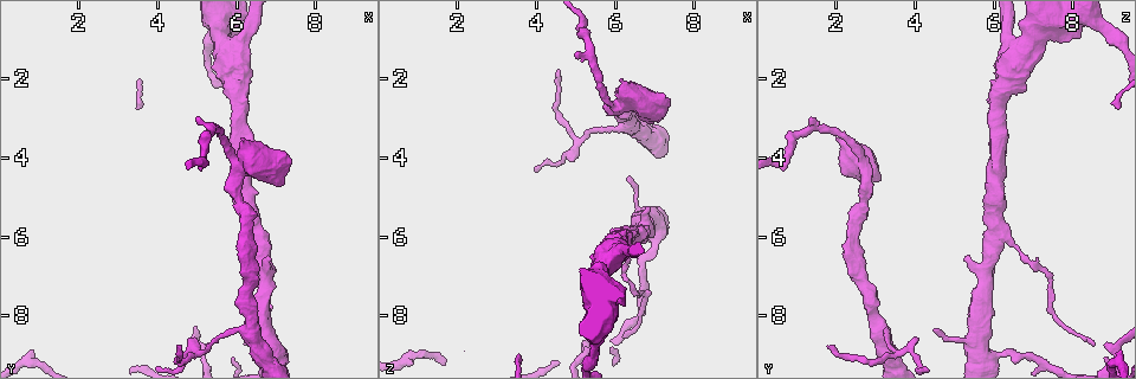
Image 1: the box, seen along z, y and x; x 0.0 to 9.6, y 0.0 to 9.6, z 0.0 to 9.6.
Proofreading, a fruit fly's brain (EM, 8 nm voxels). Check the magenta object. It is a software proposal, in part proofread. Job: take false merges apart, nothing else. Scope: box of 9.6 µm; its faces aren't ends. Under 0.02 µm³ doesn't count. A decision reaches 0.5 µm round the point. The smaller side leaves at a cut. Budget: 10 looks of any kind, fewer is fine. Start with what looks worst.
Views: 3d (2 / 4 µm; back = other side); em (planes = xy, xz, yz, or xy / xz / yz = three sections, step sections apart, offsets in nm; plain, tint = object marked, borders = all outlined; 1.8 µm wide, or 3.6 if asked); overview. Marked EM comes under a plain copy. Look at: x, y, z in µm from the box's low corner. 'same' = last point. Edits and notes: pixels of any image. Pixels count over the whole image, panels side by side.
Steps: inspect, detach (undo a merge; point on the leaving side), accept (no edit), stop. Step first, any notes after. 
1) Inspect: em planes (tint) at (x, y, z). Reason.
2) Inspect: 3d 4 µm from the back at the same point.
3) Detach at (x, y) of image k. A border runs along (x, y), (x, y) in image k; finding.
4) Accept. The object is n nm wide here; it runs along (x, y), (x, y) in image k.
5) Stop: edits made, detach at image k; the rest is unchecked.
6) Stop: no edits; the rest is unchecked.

Inspect: 3d 4 µm at (6.20, 4.15, 2.70). Four arms meet.

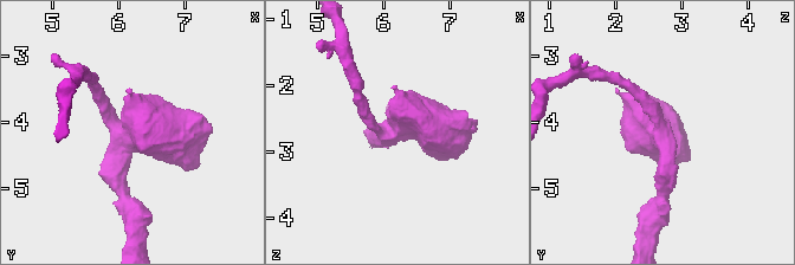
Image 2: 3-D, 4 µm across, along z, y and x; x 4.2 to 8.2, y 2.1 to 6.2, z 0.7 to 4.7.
Inspect: em 3.6 µm xy step 4 (tint) at (6.20, 4.20, 2.65). 4 arms meet here; need the tissue.

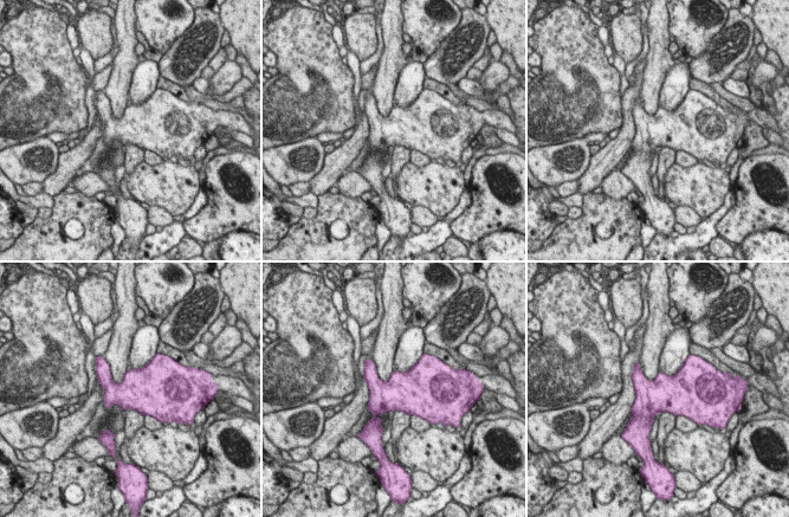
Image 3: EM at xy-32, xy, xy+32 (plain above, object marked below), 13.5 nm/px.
Inspect: em 3.6 µm planes (tint) at the same point.

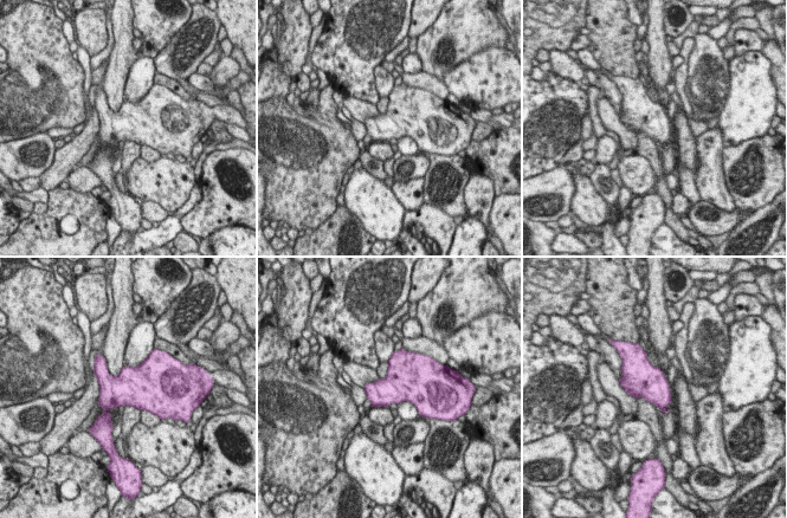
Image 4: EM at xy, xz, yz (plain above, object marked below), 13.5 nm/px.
Accept. One cell here.

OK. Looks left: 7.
Inspect: em xy step 16 (tint) at (6.55, 7.10, 7.45). Narrows sharply.

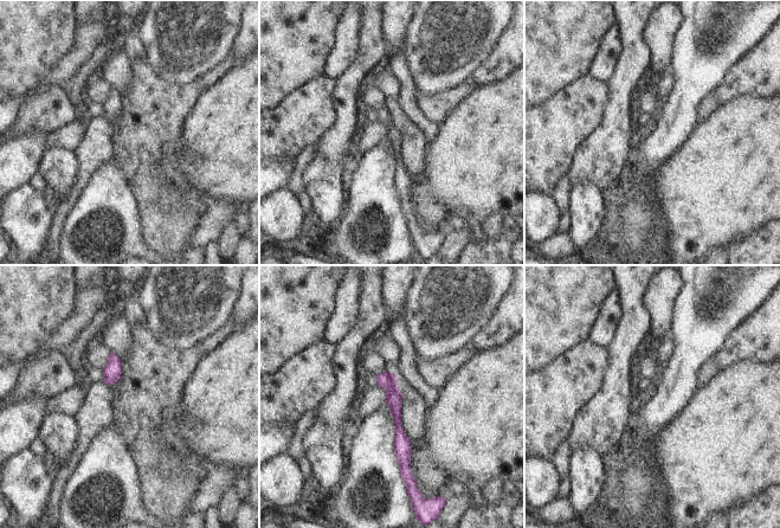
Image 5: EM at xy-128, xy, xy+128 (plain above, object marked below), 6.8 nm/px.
Accept. It runs along (386, 374), (393, 392), (405, 468) in image 5; one cell here.

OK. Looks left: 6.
Inspect: em 3.6 µm xz step 4 (borders) at (6.75, 8.50, 5.55). Sudden change in width.

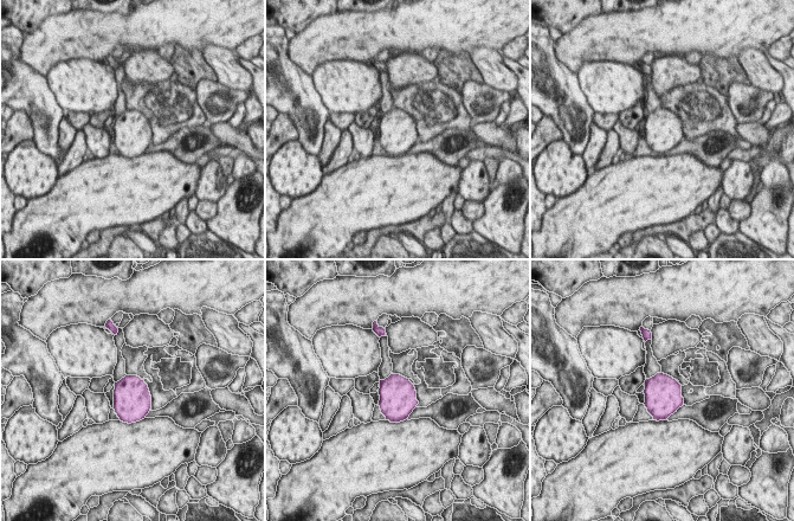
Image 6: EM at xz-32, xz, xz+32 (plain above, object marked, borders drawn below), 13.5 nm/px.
Accept. All the same cell.

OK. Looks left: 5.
Inspect: em yz step 16 (borders) at (6.50, 5.85, 6.05). Thick turns thin.

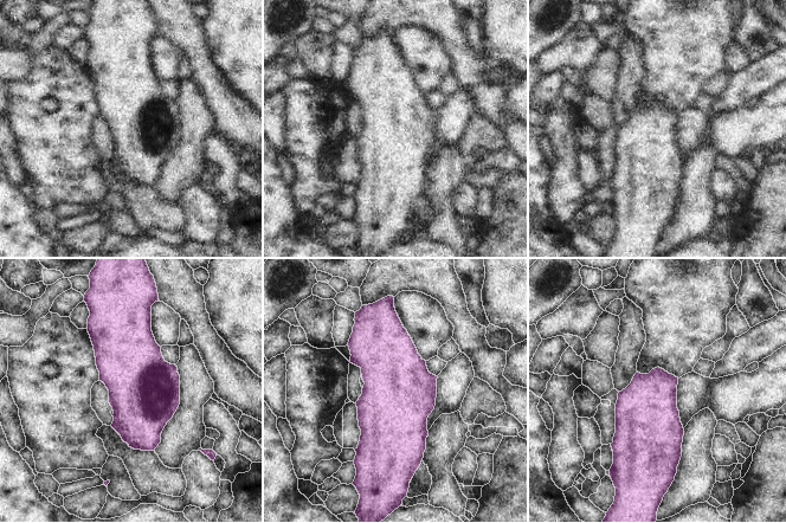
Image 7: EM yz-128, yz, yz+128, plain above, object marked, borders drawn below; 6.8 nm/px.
Accept. All the same cell.

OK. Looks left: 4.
Stop: no edits; the rest is unchecked.

